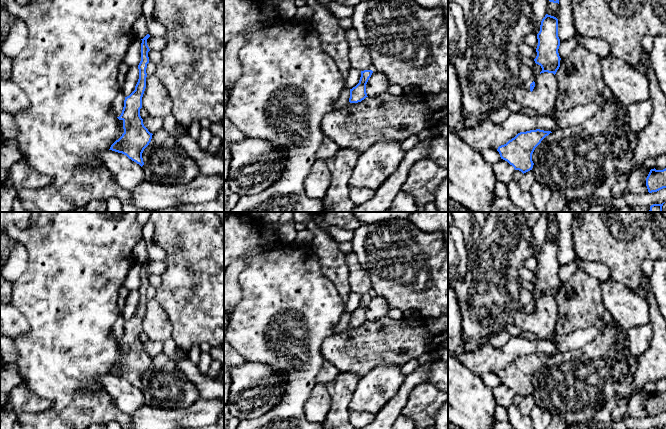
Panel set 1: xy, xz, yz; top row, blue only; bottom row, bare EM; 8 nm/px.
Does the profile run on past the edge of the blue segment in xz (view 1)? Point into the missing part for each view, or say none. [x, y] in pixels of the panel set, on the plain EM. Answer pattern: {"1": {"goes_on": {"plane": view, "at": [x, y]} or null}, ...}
{"1": {"goes_on": null}}

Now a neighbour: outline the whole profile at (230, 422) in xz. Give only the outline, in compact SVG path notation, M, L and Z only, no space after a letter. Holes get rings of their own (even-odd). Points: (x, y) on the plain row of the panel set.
M224 405L224 429L236 429L239 422L239 419L230 413L227 405Z

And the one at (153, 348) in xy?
M148 340L143 343L144 350L152 358L163 352L164 342Z

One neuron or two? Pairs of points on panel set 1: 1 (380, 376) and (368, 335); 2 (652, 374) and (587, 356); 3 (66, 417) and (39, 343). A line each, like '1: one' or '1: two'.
1: two
2: two
3: two

